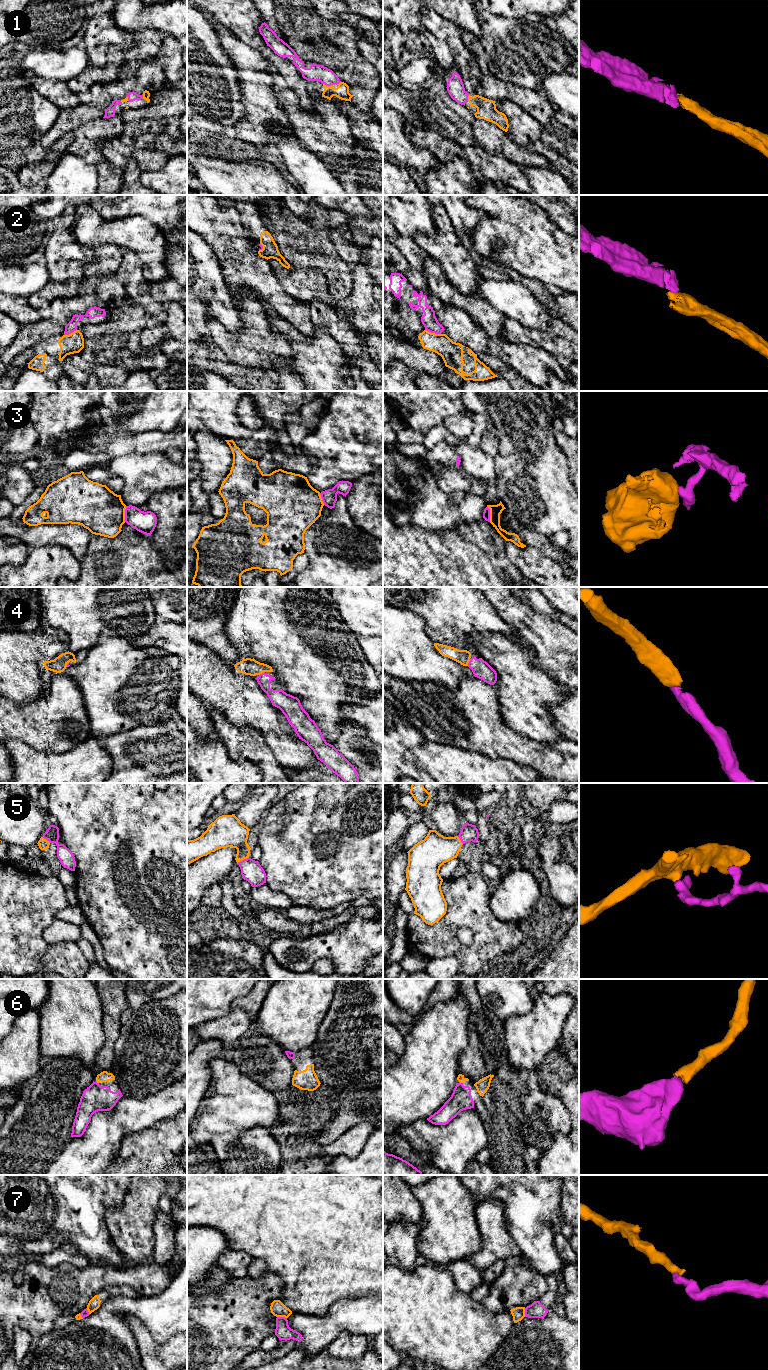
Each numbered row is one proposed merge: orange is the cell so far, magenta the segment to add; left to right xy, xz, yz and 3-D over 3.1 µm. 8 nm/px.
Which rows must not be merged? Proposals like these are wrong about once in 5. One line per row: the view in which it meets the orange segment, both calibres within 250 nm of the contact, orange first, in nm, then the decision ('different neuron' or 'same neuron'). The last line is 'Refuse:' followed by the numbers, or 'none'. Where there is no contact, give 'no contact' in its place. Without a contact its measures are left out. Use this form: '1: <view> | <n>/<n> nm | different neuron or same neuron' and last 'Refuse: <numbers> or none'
1: xz | 110/130 nm | same neuron
2: yz | 180/120 nm | different neuron
3: xy | 360/180 nm | different neuron
4: yz | 110/150 nm | same neuron
5: xz | 240/170 nm | same neuron
6: xy | 90/220 nm | same neuron
7: xz | 120/120 nm | same neuron
Refuse: 2, 3

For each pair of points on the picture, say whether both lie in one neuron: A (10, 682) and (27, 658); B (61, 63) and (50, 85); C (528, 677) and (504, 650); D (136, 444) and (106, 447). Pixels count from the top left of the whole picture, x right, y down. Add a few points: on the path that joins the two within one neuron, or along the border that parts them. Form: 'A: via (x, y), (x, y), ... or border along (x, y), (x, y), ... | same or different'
A: via (16, 676), (17, 668), (21, 664) | same
B: border along (36, 75), (42, 78), (66, 82) | different
C: via (521, 670), (508, 657) | same
D: via (129, 444), (113, 445) | same

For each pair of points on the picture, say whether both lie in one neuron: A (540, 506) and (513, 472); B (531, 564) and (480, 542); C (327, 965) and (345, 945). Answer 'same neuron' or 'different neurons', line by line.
A: same neuron
B: different neurons
C: different neurons

